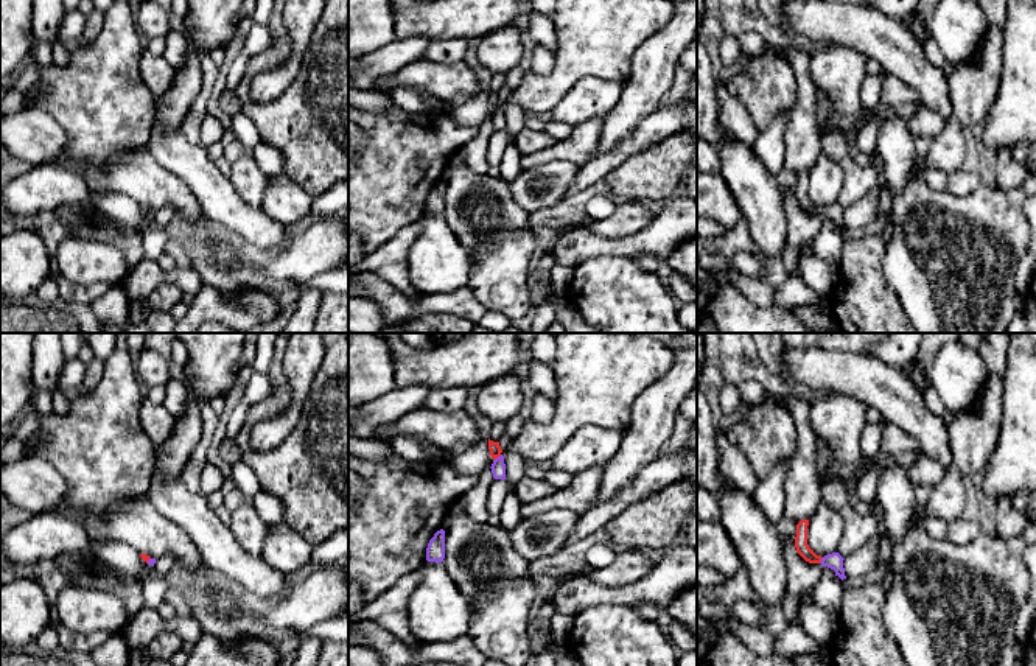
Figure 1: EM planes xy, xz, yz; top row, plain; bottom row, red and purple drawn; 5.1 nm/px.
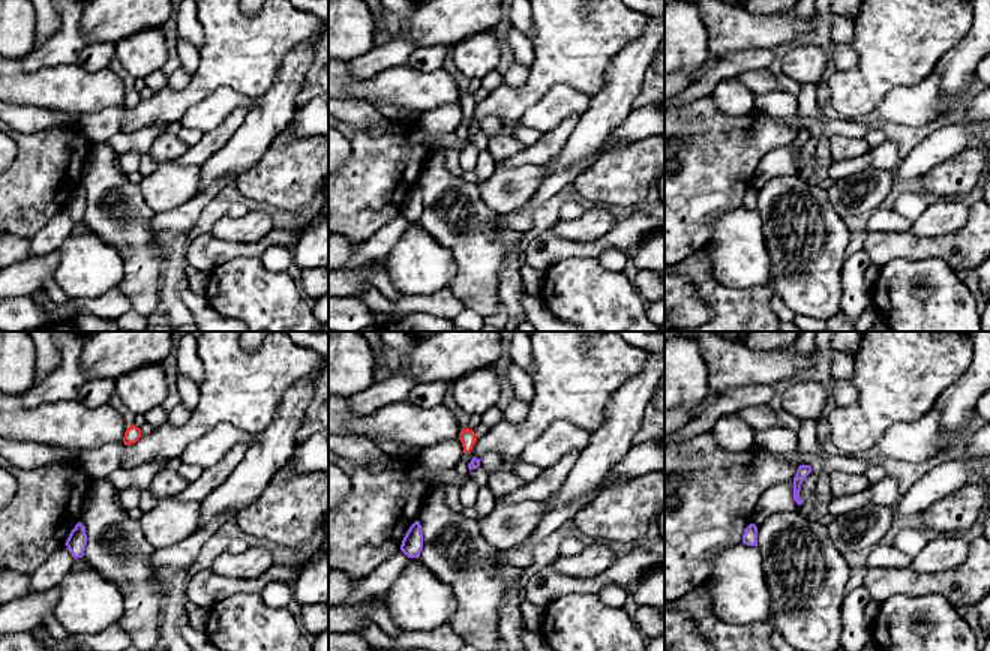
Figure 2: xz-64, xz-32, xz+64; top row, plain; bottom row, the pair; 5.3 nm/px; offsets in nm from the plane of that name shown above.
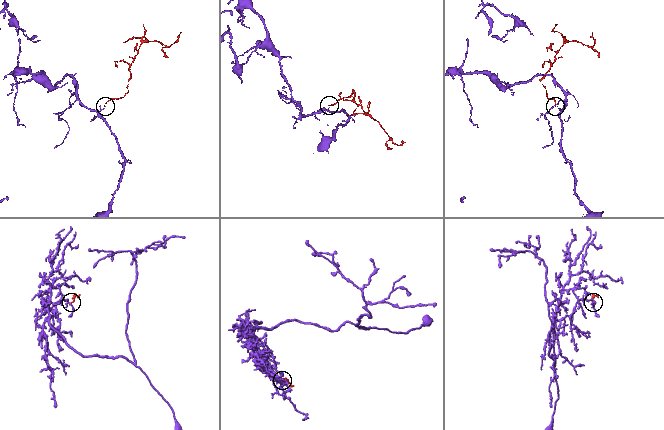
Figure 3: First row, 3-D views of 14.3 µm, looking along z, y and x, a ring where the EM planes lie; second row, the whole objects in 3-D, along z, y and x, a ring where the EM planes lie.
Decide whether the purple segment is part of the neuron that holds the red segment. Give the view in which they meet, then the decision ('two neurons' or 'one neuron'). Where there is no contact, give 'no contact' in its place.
contact in xz; two neurons

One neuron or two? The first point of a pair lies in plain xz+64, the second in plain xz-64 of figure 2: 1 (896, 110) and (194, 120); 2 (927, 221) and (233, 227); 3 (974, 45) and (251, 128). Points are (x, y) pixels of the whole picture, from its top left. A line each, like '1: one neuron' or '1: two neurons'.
1: one neuron
2: one neuron
3: one neuron

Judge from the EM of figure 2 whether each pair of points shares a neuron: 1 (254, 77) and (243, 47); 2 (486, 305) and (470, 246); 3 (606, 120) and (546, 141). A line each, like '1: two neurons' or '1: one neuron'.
1: one neuron
2: one neuron
3: two neurons

